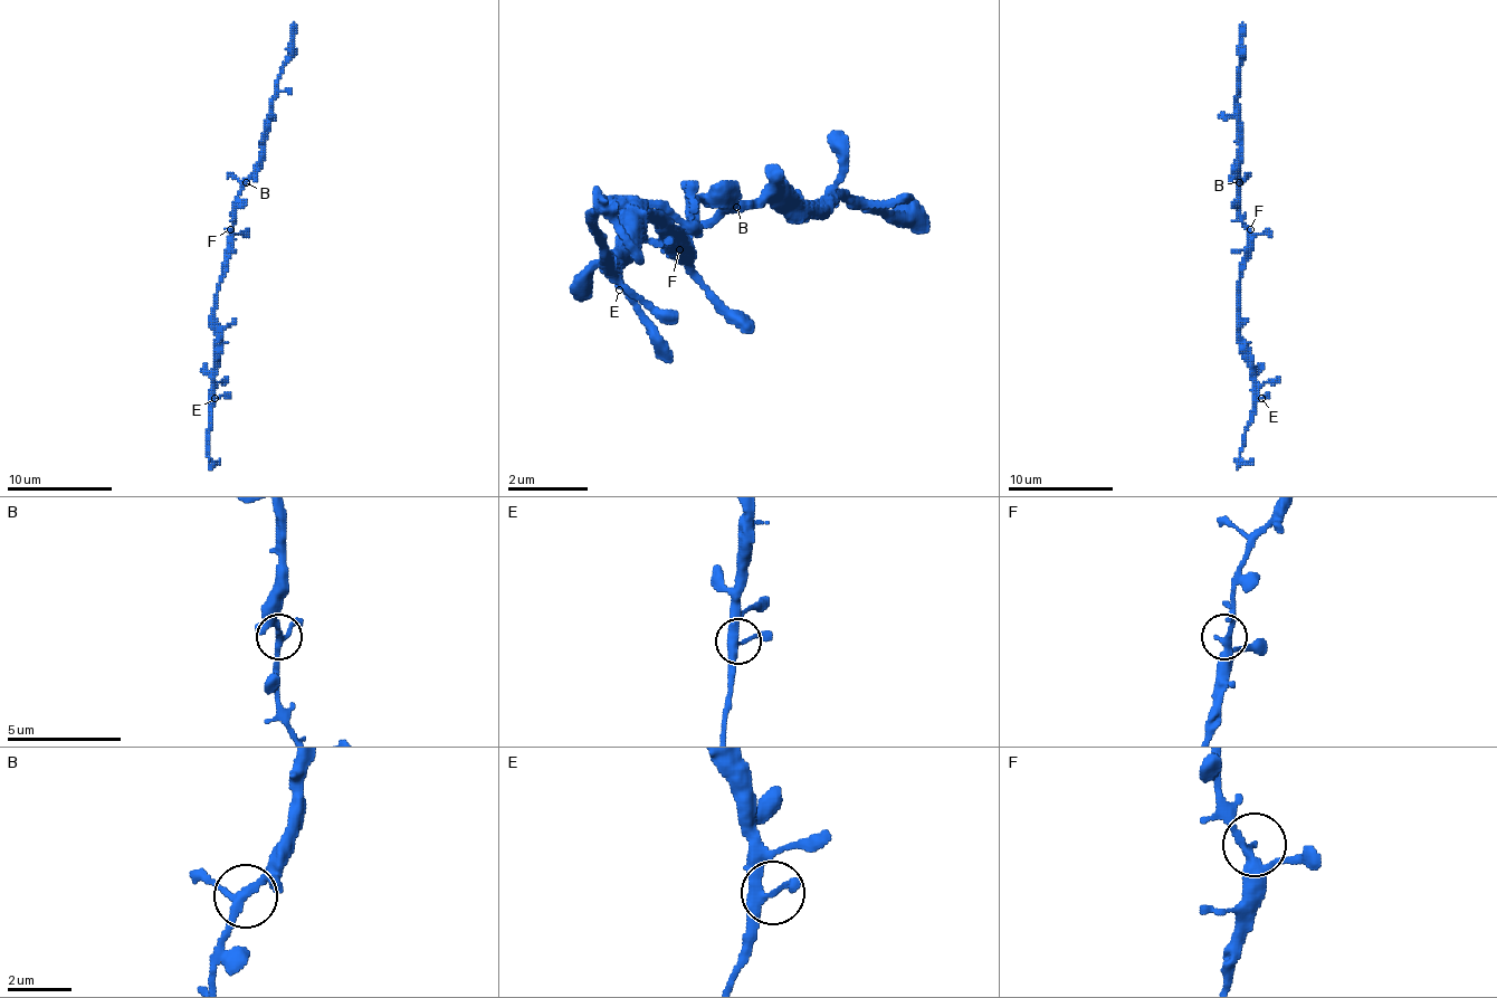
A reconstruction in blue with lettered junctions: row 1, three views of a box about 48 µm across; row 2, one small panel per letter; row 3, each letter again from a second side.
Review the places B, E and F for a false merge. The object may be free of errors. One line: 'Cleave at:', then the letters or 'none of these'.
Cleave at: none of these

